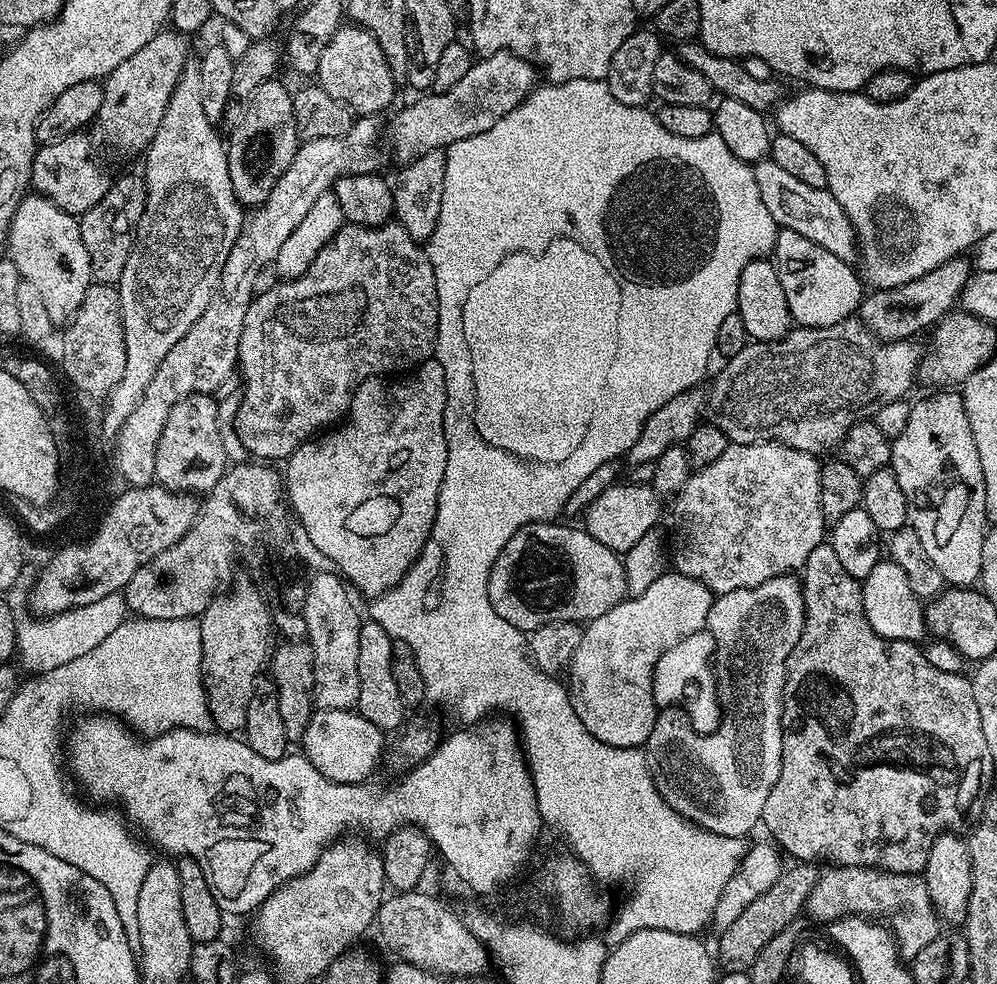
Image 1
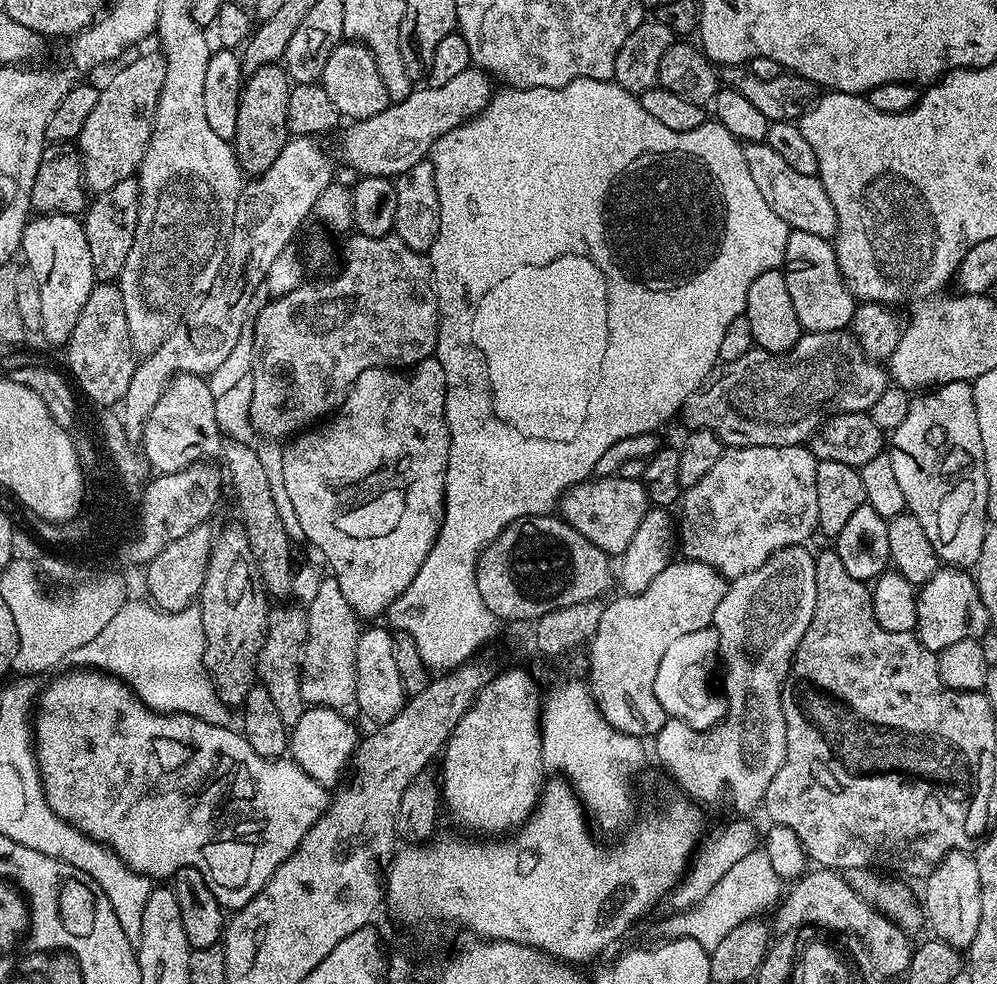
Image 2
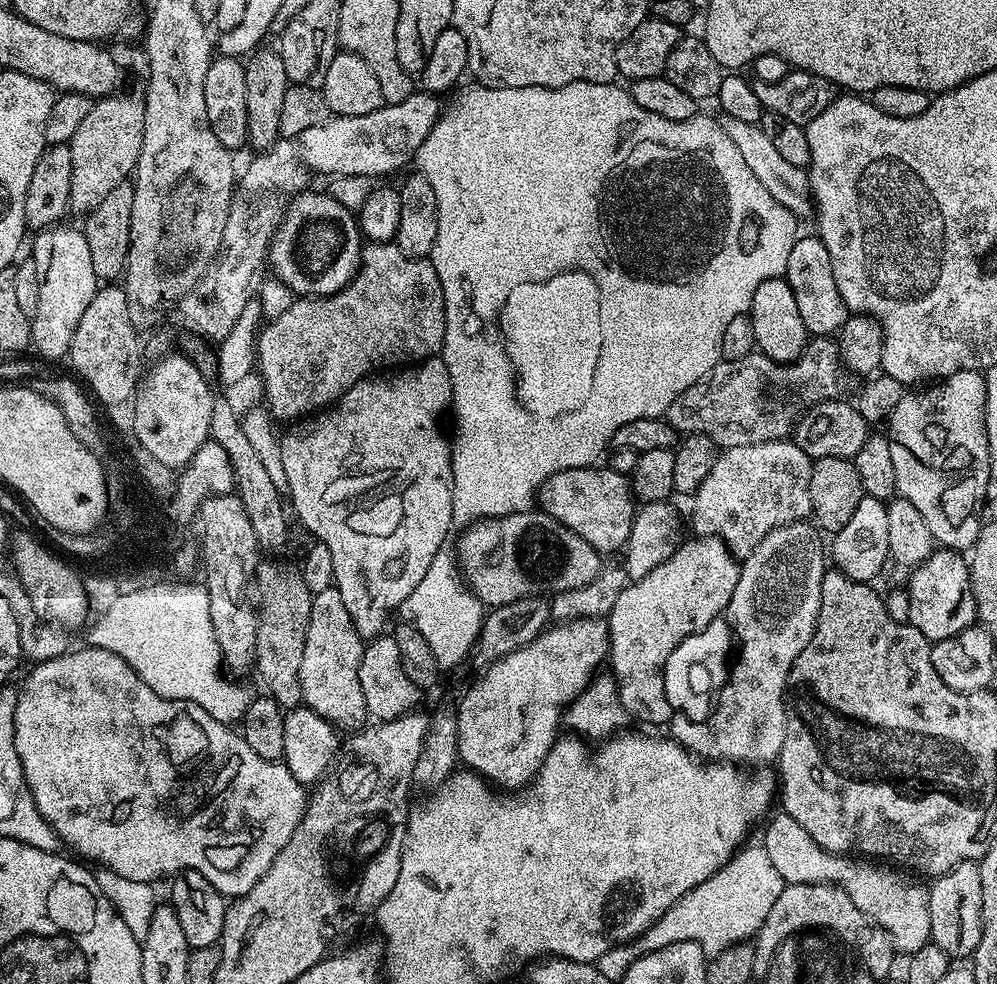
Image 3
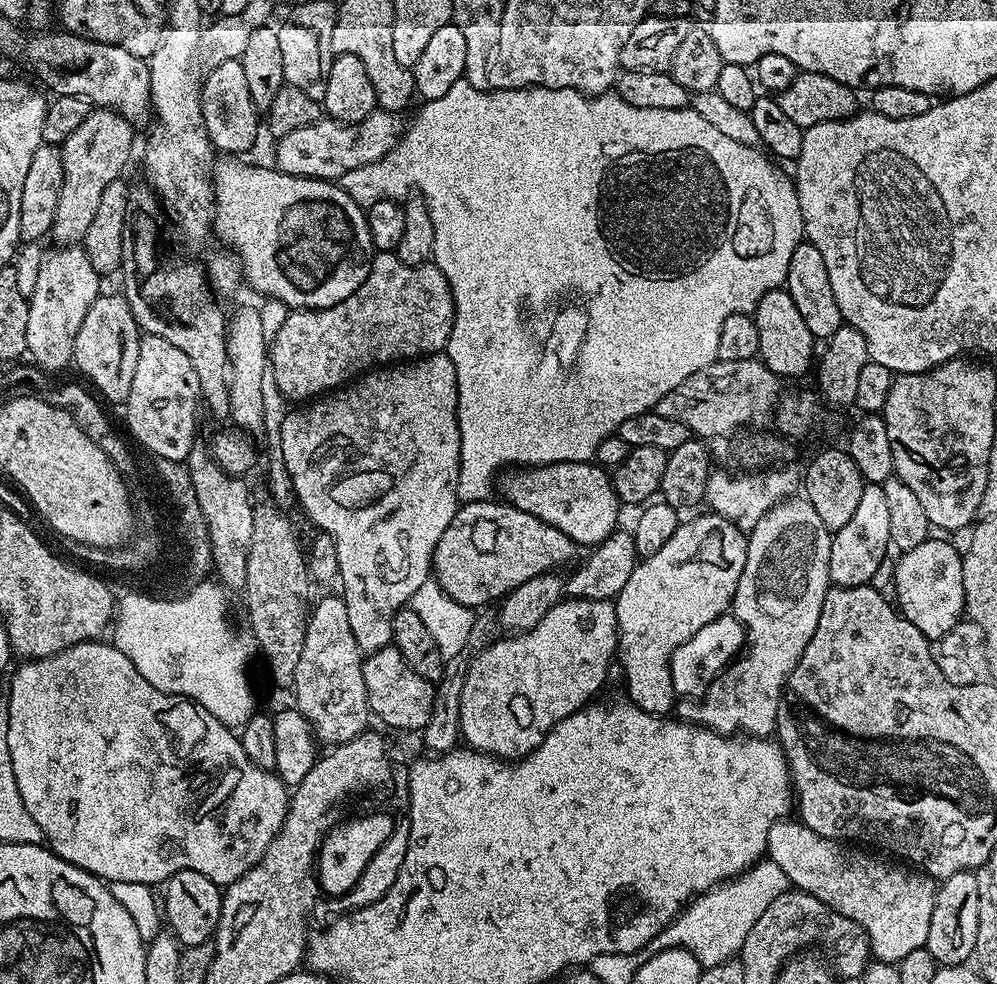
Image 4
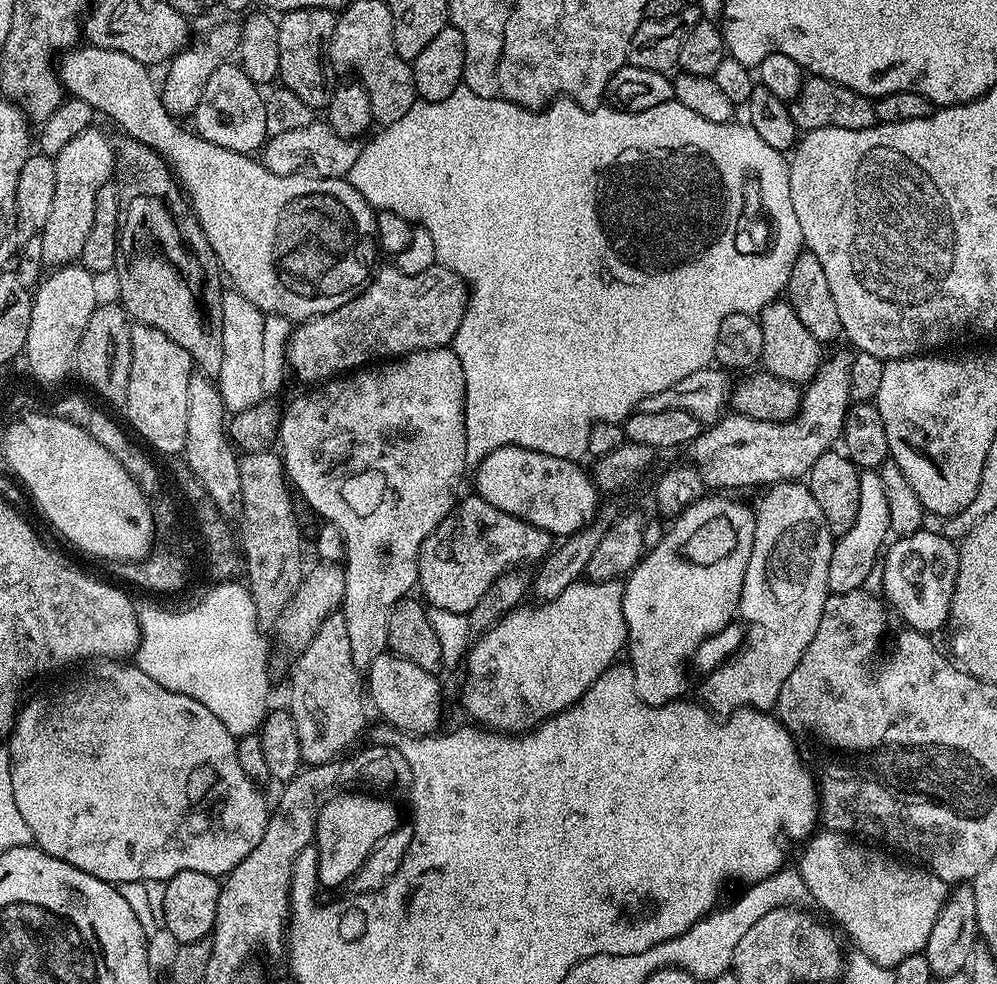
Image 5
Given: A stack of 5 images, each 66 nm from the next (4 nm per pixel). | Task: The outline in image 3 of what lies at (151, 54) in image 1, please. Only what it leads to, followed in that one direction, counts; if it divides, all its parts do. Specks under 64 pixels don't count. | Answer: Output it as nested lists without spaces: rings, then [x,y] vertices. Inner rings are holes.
[[[120,95],[99,97],[90,114],[86,114],[86,119],[78,125],[78,130],[74,130],[74,138],[67,143],[72,163],[68,206],[73,213],[93,212],[114,186],[125,183],[135,173],[138,154],[142,150],[144,102],[139,95]]]

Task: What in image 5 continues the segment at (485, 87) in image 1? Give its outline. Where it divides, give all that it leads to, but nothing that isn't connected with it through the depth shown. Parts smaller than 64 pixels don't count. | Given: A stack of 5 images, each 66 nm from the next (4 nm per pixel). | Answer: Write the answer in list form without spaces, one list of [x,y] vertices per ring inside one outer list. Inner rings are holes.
[[[314,122],[310,126],[302,126],[302,130],[290,130],[286,134],[269,136],[262,149],[262,163],[279,176],[335,176],[347,177],[348,171],[359,157],[361,145],[356,140],[347,140],[338,134],[326,122]]]

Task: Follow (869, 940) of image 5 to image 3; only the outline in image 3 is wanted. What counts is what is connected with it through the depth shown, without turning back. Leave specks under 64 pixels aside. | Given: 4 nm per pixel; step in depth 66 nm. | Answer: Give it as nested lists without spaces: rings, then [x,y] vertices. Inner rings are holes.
[[[783,812],[774,816],[767,821],[762,846],[785,884],[833,883],[842,888],[858,910],[884,929],[899,953],[909,956],[930,942],[928,891],[924,886],[902,876],[893,867],[884,868],[864,858],[822,850],[794,818]]]

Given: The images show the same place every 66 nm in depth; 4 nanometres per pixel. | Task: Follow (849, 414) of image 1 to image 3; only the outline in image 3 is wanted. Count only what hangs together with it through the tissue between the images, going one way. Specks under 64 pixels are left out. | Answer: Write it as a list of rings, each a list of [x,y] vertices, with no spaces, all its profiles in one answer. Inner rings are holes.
[[[816,338],[796,361],[779,364],[758,350],[737,360],[724,360],[690,390],[678,394],[663,419],[677,434],[706,434],[717,449],[774,442],[793,435],[796,421],[824,400],[841,395],[842,361],[837,341]]]

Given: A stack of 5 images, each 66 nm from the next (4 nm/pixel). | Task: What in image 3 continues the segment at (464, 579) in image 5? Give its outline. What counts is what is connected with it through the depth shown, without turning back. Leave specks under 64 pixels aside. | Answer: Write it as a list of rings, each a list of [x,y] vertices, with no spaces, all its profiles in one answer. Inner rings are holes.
[[[529,510],[527,512],[515,512],[509,516],[499,518],[485,518],[469,524],[463,529],[460,541],[454,546],[458,567],[474,595],[480,603],[489,609],[498,606],[506,606],[515,600],[522,600],[533,591],[532,587],[540,580],[540,575],[547,568],[556,564],[556,592],[569,592],[586,587],[590,581],[599,574],[602,567],[601,553],[586,542],[586,538],[578,538],[574,530],[562,526],[554,518],[550,518],[543,510]]]

